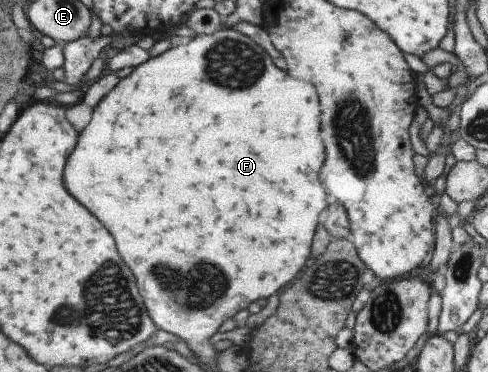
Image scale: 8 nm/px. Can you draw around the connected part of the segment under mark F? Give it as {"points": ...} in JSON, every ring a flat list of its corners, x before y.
{"points":[[222,27,213,34,199,34,198,37,193,38,187,45,173,47,168,51,162,53,157,57,150,58,146,63,139,65,132,73,121,79,121,82,107,95,97,108,93,109,92,120,80,133,78,145,73,151,73,157,69,157,68,165,65,167,65,187,69,189,69,193,81,201,91,213,95,213,95,217,99,217,99,221,117,237,117,247,121,249,121,257,125,257,125,263,133,269,139,285,141,285,141,293,145,297,145,304,149,307,150,317,156,323,159,330,170,332,171,334,179,337,188,345,203,352,209,349,209,339,217,333,217,327,221,327,227,319,235,317,242,309,247,309,253,301,263,299,263,297,271,297,273,293,280,293,286,287,290,286,295,279,299,276,299,271,303,267,303,263,309,257,309,245,311,237,316,233,317,217,321,213,321,209,325,209,325,191,321,189,319,181,317,181,317,171,323,163,323,143,319,139,319,107,317,107,317,95,315,89,309,83,303,83,302,80,292,77,291,74,281,70,275,65,274,60,265,51,263,46,259,46,251,37,248,37,242,32,235,31,235,29]]}

